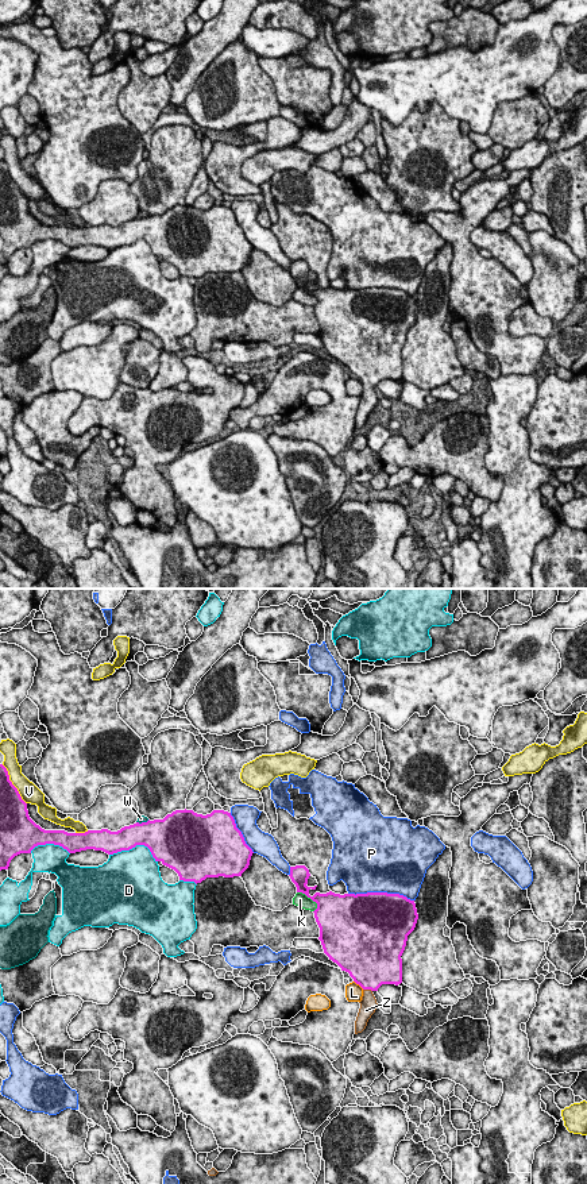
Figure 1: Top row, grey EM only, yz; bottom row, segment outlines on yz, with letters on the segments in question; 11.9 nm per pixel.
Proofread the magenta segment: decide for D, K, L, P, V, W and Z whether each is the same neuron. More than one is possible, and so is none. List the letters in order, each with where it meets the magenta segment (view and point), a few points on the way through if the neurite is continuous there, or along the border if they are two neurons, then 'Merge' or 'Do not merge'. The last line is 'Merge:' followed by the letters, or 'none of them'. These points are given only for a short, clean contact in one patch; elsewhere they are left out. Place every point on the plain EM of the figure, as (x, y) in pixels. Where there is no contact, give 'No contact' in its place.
D: Touches magenta at yz (135, 240). Do not merge
K: Touches magenta at yz (309, 292). Do not merge
L: Touches magenta at yz (359, 380). Boundary: yz (354, 375), (363, 384). Do not merge
P: Touches magenta at yz (381, 288). Do not merge
V: Touches magenta at yz (81, 228). Do not merge
W: Touches magenta at yz (142, 218). Do not merge
Z: Touches magenta at yz (367, 384). Merge
Merge: Z

